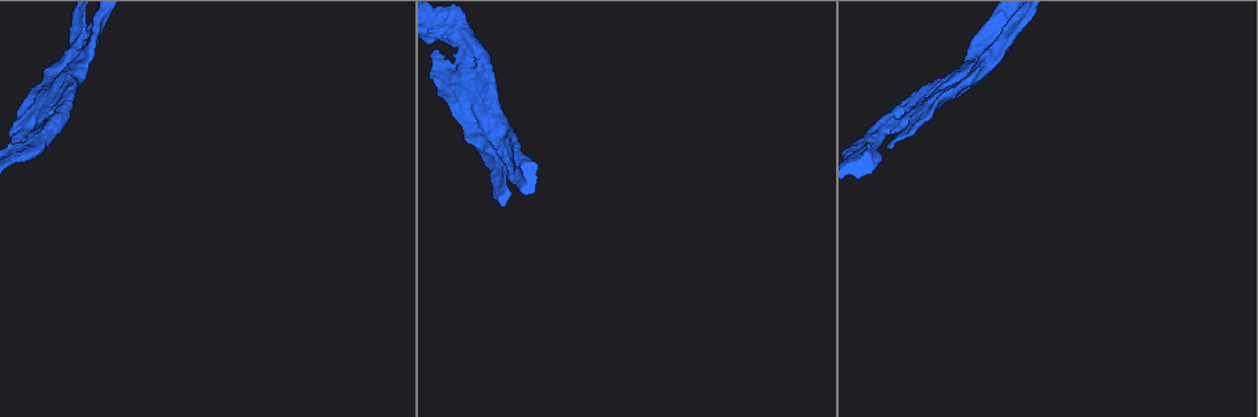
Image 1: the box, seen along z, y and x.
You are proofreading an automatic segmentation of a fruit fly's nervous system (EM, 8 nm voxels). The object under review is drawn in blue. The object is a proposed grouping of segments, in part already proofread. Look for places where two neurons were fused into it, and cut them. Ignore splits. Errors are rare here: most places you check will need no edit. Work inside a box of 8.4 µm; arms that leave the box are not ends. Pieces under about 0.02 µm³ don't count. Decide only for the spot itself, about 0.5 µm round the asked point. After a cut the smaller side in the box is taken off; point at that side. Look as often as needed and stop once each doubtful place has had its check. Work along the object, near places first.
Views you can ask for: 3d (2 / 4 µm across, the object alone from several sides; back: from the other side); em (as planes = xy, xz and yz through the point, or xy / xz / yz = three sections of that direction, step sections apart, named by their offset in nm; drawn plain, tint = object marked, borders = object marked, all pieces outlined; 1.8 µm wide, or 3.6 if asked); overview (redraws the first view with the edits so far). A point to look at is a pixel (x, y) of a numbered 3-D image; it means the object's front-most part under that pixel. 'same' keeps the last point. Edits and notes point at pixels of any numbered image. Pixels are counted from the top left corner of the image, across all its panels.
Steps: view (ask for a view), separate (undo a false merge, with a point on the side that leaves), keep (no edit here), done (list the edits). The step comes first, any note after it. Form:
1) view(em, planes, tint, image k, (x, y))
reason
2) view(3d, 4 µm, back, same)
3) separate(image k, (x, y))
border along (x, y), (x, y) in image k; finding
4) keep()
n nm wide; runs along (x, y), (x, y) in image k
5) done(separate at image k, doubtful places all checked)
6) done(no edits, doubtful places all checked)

view(3d, 2 µm, image 1, (477, 110))
two arms at a narrow angle

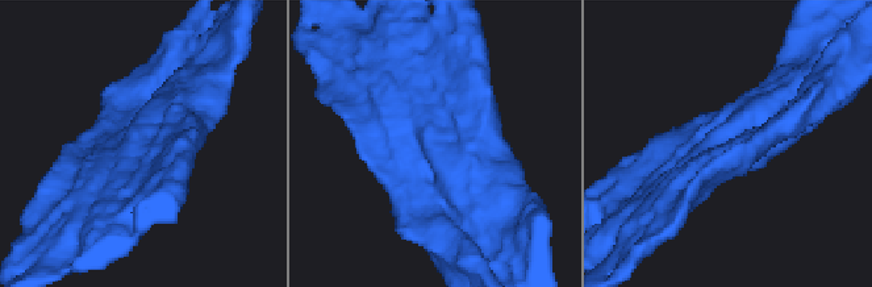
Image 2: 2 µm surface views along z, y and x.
view(em, planes, tint, image 2, (723, 155))

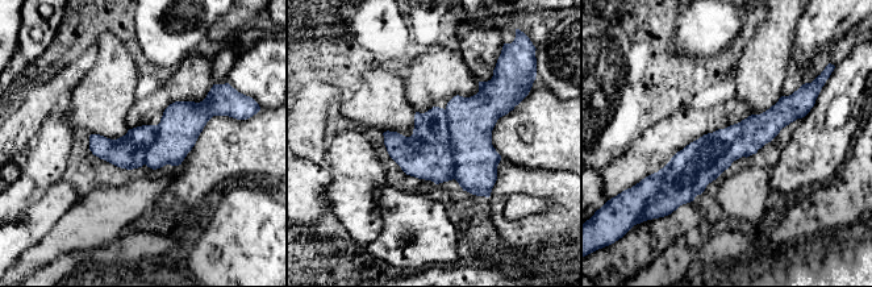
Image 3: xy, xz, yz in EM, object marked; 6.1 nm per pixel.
keep()
runs along (802, 112), (659, 175) in image 3; all the same neuron

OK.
view(em, xz, step 16, tint, image 1, (42, 136))
two arms at a narrow angle

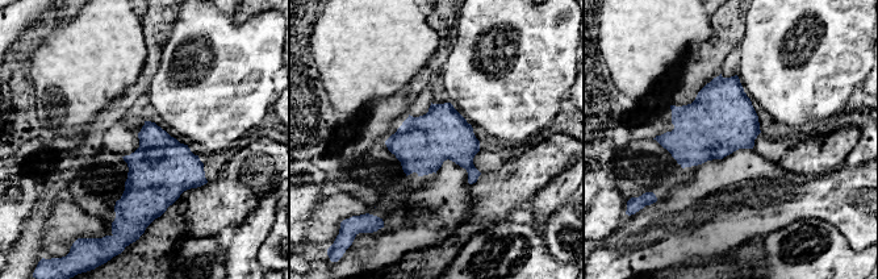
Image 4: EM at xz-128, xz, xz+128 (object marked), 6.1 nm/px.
keep()
one neuron here

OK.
view(em, yz, step 4, tint, image 1, (31, 119))
sudden change in width

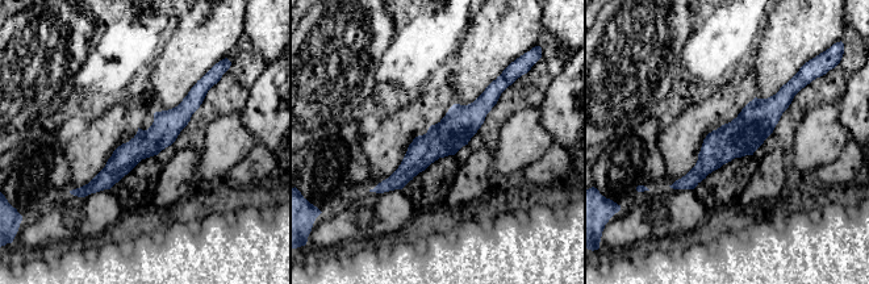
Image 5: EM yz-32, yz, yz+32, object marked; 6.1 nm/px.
view(em, planes, borders, same)
another direction

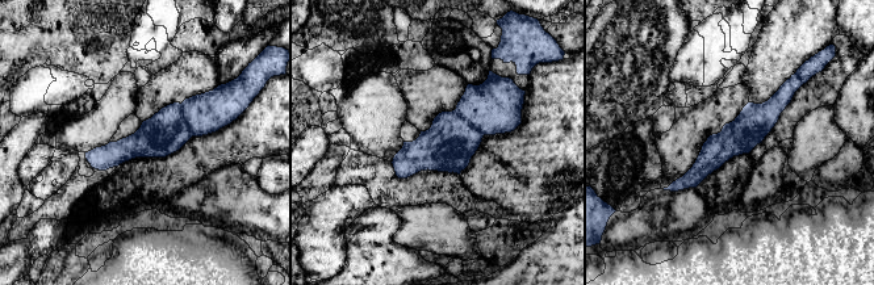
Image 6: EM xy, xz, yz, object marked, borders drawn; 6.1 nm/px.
keep()
all the same neuron

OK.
view(em, xz, step 8, tint, image 1, (510, 167))
three arms meet

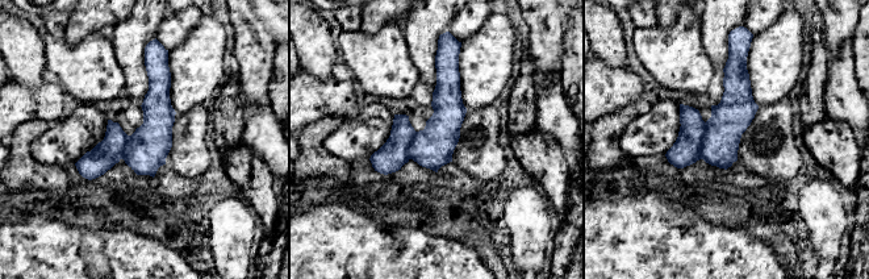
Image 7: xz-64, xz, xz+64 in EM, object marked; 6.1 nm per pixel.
keep()
runs along (153, 63), (157, 121), (86, 174) in image 7; all the same neuron

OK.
done(no edits, doubtful places all checked)

